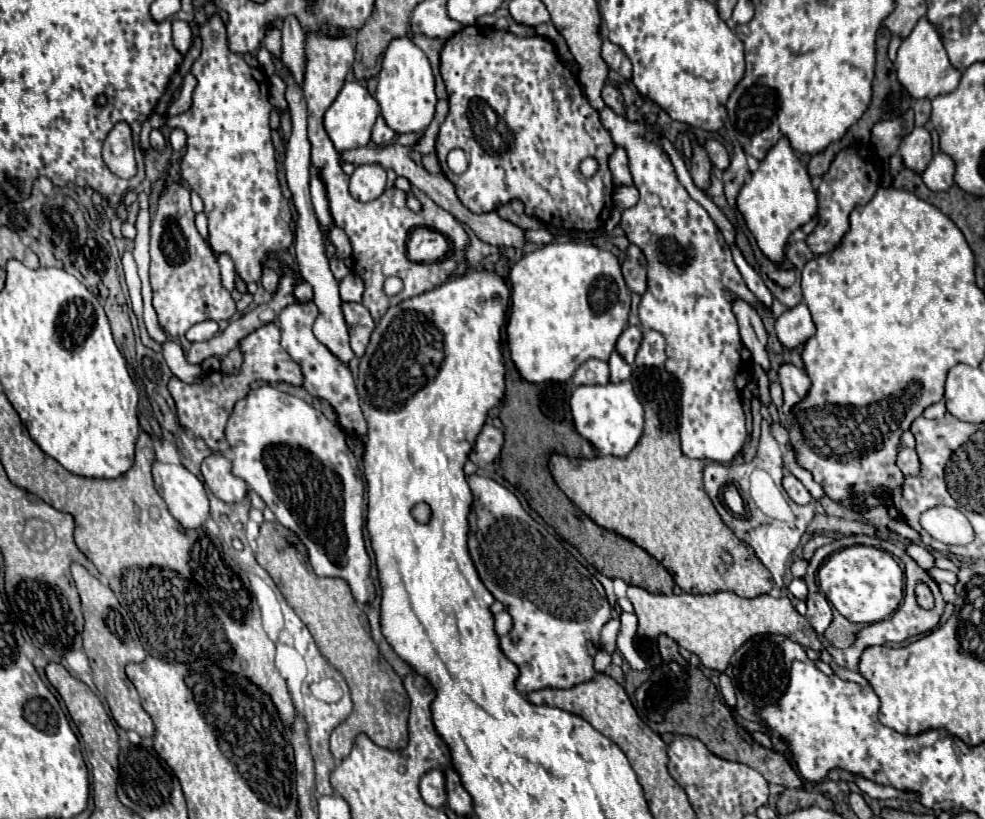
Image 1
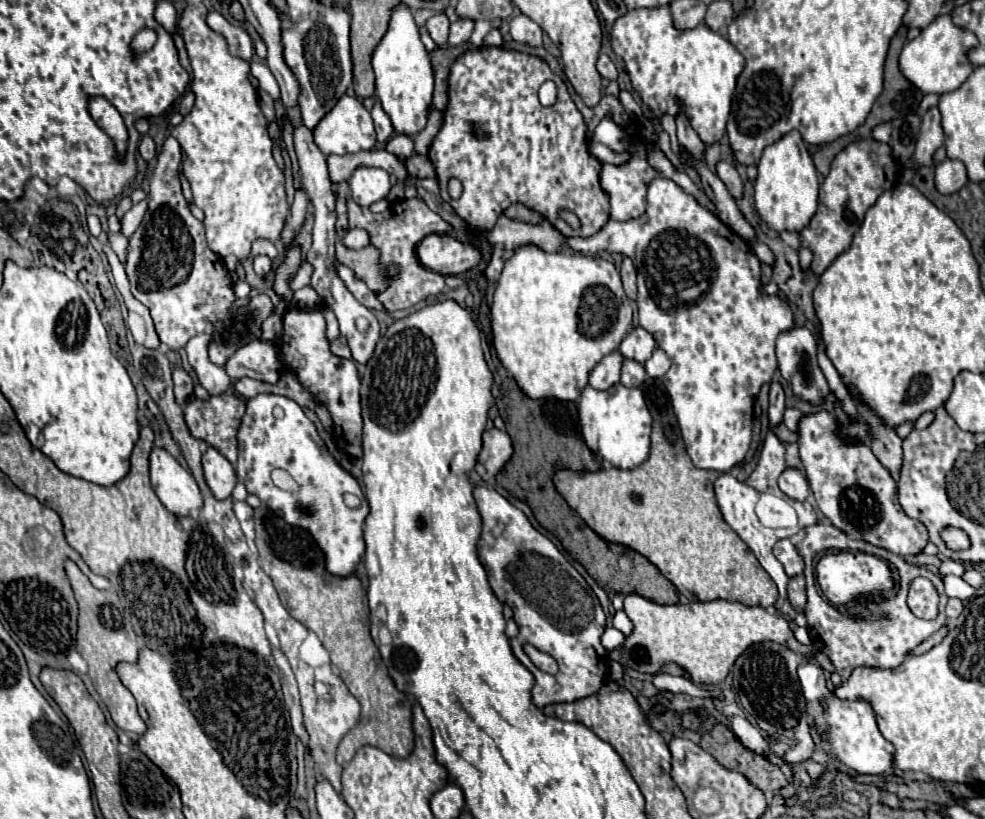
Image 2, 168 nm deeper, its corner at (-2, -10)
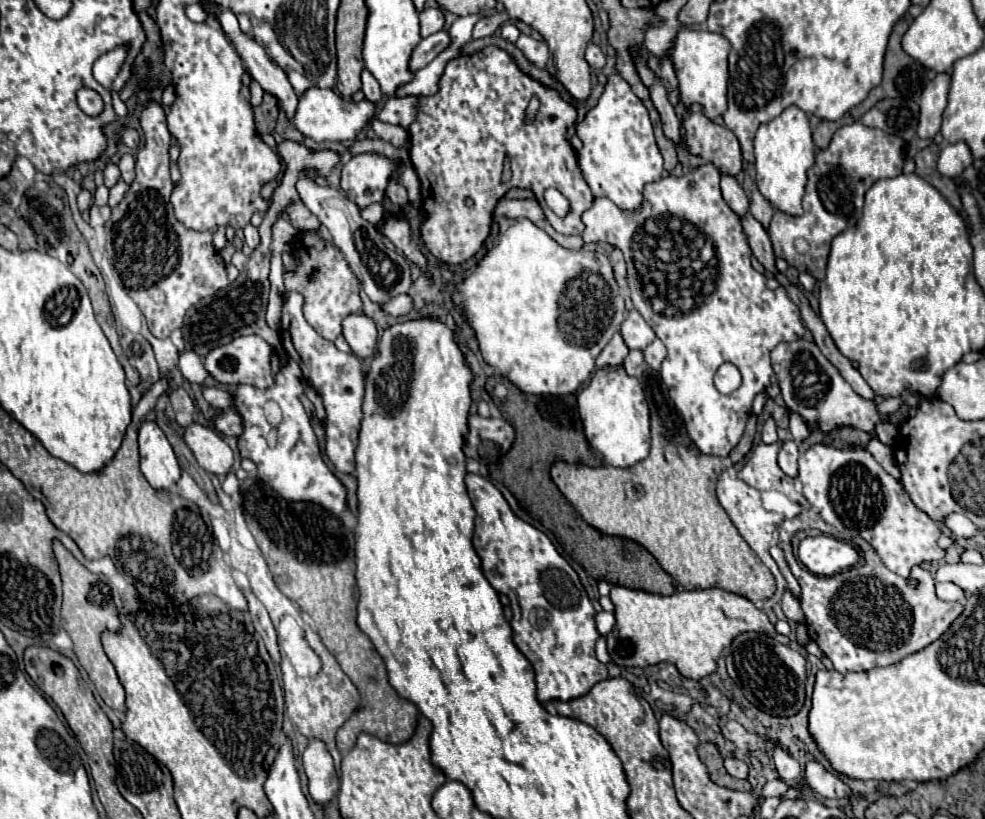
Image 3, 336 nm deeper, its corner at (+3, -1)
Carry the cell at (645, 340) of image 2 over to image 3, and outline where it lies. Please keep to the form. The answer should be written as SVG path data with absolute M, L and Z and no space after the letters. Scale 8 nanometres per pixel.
M636 309L628 313L628 317L622 323L620 333L630 349L640 349L640 351L646 349L646 345L656 339L656 333L652 331L652 327L644 321L644 317Z

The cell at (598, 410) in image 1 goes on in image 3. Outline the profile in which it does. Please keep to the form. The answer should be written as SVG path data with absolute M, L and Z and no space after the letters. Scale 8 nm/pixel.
M622 365L602 367L590 383L578 393L578 413L592 449L602 453L612 467L630 467L648 457L650 451L650 409L636 377L630 377Z

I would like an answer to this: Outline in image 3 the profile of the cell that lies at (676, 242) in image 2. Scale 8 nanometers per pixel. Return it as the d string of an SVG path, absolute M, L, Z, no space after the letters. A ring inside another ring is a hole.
M712 163L698 165L692 169L692 183L694 187L690 187L690 177L686 175L668 175L646 185L644 203L638 211L616 211L614 203L594 199L592 207L582 213L586 227L582 239L584 243L610 243L624 253L632 303L668 349L660 375L686 423L688 437L702 453L728 457L744 433L754 395L770 385L774 373L770 367L770 351L780 341L790 343L800 339L806 329L800 323L798 307L786 299L786 291L782 291L782 287L770 291L766 277L750 265L752 251L742 221L726 207L720 195L720 171ZM726 361L734 363L742 373L742 385L728 395L718 393L714 387L714 373Z

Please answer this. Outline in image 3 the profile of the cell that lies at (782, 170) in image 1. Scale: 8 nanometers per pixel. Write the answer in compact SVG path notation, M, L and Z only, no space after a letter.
M786 107L778 117L758 127L754 137L756 157L756 185L762 195L780 211L788 215L802 215L802 197L806 187L806 171L814 165L814 141L808 115L796 107Z

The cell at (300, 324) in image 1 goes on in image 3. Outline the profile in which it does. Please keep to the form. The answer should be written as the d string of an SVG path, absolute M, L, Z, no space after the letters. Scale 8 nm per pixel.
M286 293L282 307L282 341L292 341L296 351L296 359L304 371L306 381L320 393L322 403L326 407L326 455L334 463L340 473L354 473L354 453L358 447L358 433L362 423L362 399L366 389L366 379L362 373L362 365L356 355L342 353L336 345L324 337L320 337L302 315L302 295Z

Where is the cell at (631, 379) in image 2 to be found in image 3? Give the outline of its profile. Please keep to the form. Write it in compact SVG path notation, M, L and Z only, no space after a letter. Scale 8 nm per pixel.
M630 351L622 365L624 365L626 373L634 375L634 377L640 377L646 371L646 367L648 367L646 361L644 361L644 353L642 351Z

